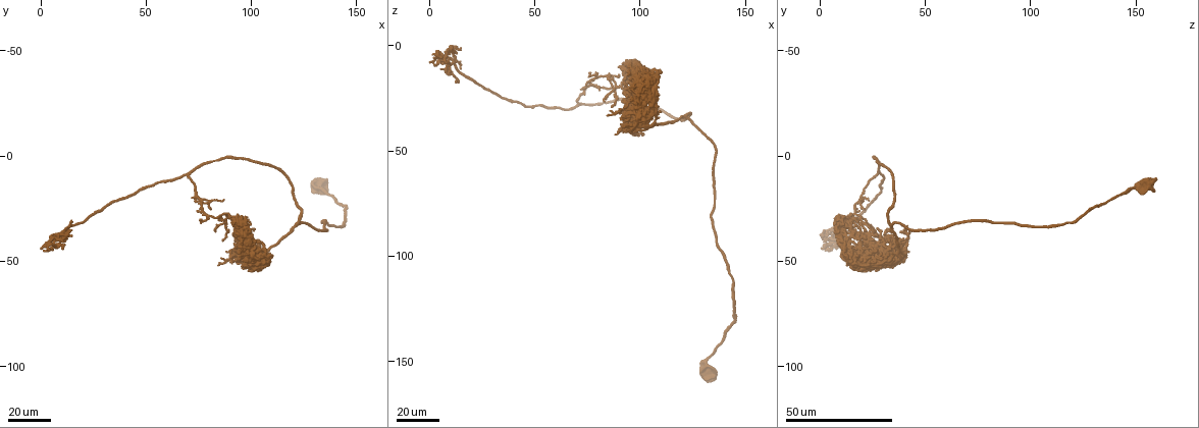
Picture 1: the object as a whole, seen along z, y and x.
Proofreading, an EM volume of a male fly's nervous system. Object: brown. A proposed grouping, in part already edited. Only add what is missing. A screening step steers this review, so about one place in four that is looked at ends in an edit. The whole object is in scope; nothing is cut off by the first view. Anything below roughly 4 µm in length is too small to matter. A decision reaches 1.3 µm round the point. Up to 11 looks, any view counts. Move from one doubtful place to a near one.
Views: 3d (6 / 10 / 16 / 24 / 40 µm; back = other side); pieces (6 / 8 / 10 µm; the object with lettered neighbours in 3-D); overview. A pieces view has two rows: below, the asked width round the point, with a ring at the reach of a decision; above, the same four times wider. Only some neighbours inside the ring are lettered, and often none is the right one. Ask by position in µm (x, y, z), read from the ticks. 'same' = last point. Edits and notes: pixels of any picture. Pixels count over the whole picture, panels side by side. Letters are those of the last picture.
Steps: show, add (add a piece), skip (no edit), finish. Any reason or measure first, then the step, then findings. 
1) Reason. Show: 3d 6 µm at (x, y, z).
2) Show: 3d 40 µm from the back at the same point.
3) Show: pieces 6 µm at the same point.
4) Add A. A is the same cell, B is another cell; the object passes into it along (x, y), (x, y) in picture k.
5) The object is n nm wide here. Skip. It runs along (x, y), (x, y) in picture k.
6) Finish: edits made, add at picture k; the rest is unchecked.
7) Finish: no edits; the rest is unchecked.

Free end. Show: 3d 24 µm at (87, 31, 16).

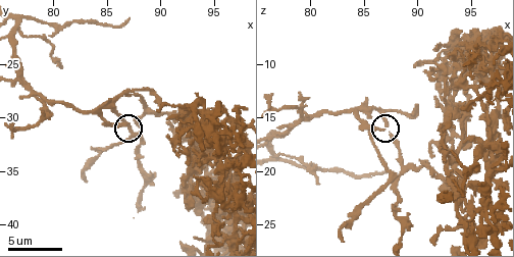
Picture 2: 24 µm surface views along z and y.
See the neighbours. Show: pieces 8 µm at (87.0, 30.6, 16.0).

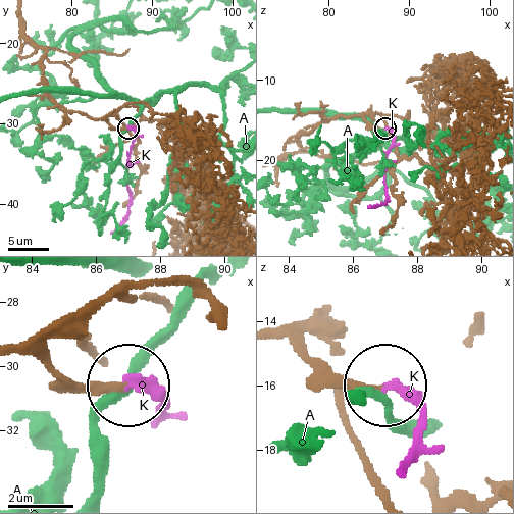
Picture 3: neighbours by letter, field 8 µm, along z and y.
Add K. K is the same cell, A is another cell; the object passes into it along (304, 340), (345, 378), (411, 406), (419, 430), (403, 463) in picture 3; the neuron continues.

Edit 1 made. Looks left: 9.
Show: overview.

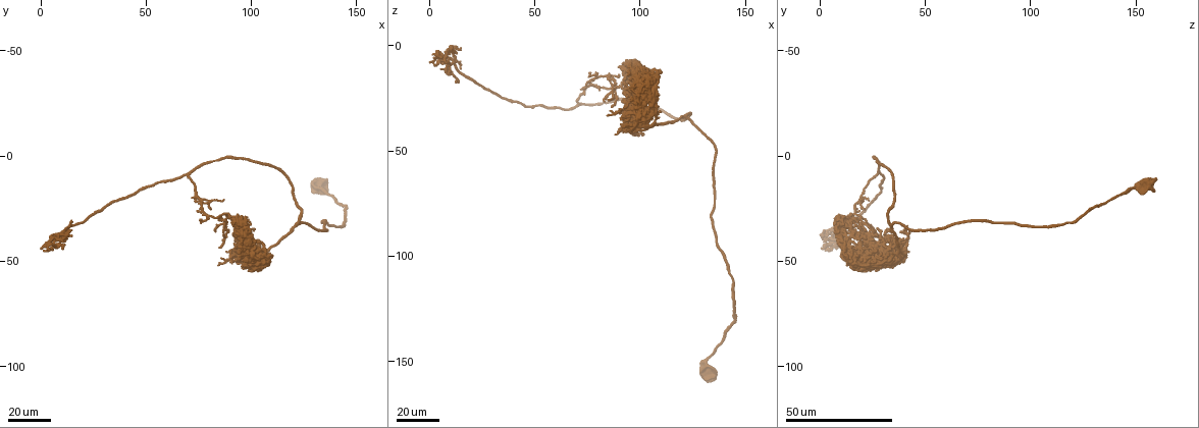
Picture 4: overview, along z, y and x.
Long arm stops here. Show: 3d 40 µm at (85, 43, 26).

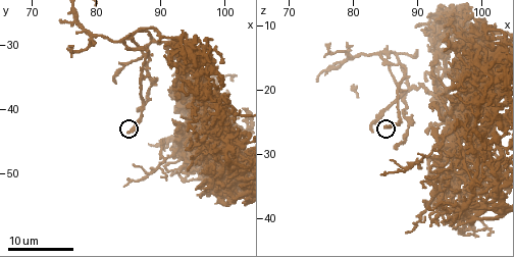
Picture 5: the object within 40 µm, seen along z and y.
Show: 3d 10 µm at (85.0, 44.0, 26.0).

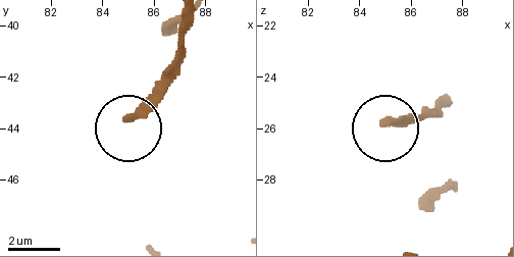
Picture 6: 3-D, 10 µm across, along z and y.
Show: pieces 8 µm at (84.9, 43.6, 25.8).

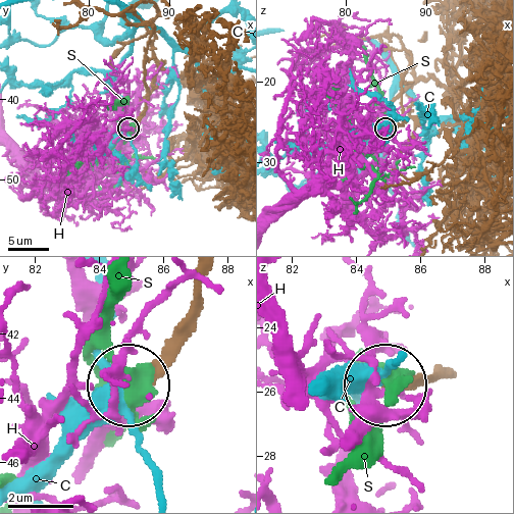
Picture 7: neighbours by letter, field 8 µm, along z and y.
Skip. C, H and S are other cells; none of them fits.

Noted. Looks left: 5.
Branch stops here. Show: 3d 6 µm at (92.0, 32.0, 8.4).

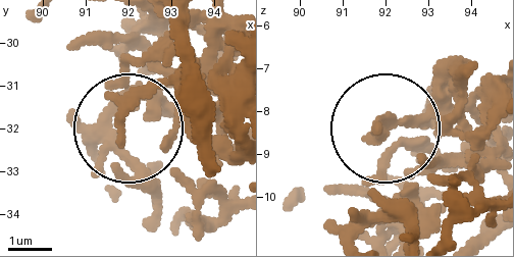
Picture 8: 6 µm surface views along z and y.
Show: pieces 8 µm at (91.85, 32.30, 8.40).

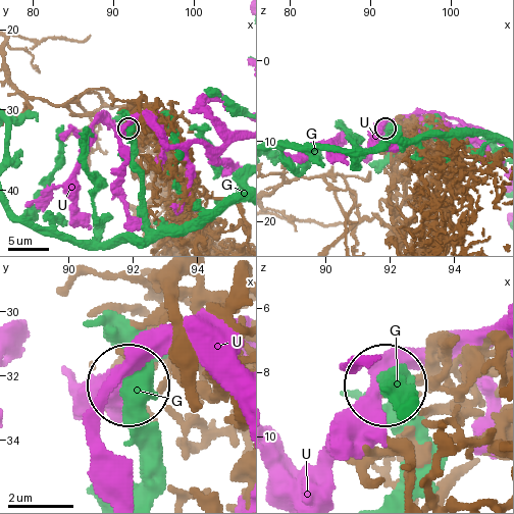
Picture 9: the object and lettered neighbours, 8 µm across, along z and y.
Skip. G and U are other cells; none of them fits.

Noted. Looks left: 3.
Show: pieces 10 µm at (93.2, 41.2, 18.2).

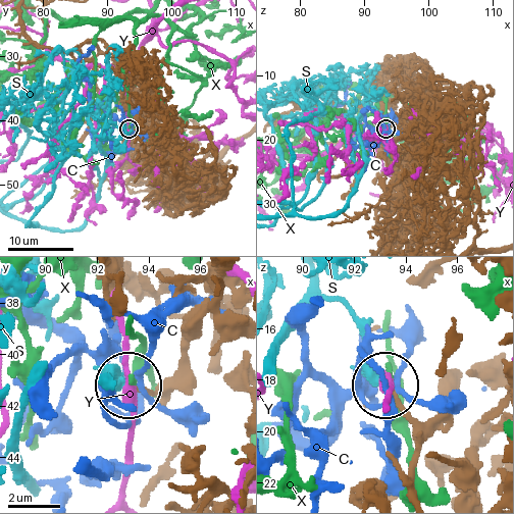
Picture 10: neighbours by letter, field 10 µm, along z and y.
The object is 180 nm wide here. Skip. C, S, X and Y are other cells; no lettered piece goes on from it.

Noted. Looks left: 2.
An open end. Show: pieces 8 µm at (82.8, 35.8, 26.4).

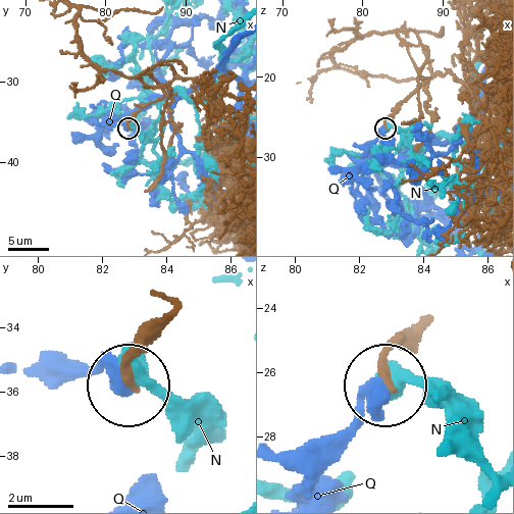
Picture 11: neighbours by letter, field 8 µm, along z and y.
Skip. N and Q are other cells; it runs along (414, 326), (393, 351), (384, 381) in picture 11; none of them fits.

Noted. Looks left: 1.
Finish: edits made, add at picture 3; the rest is unchecked.

